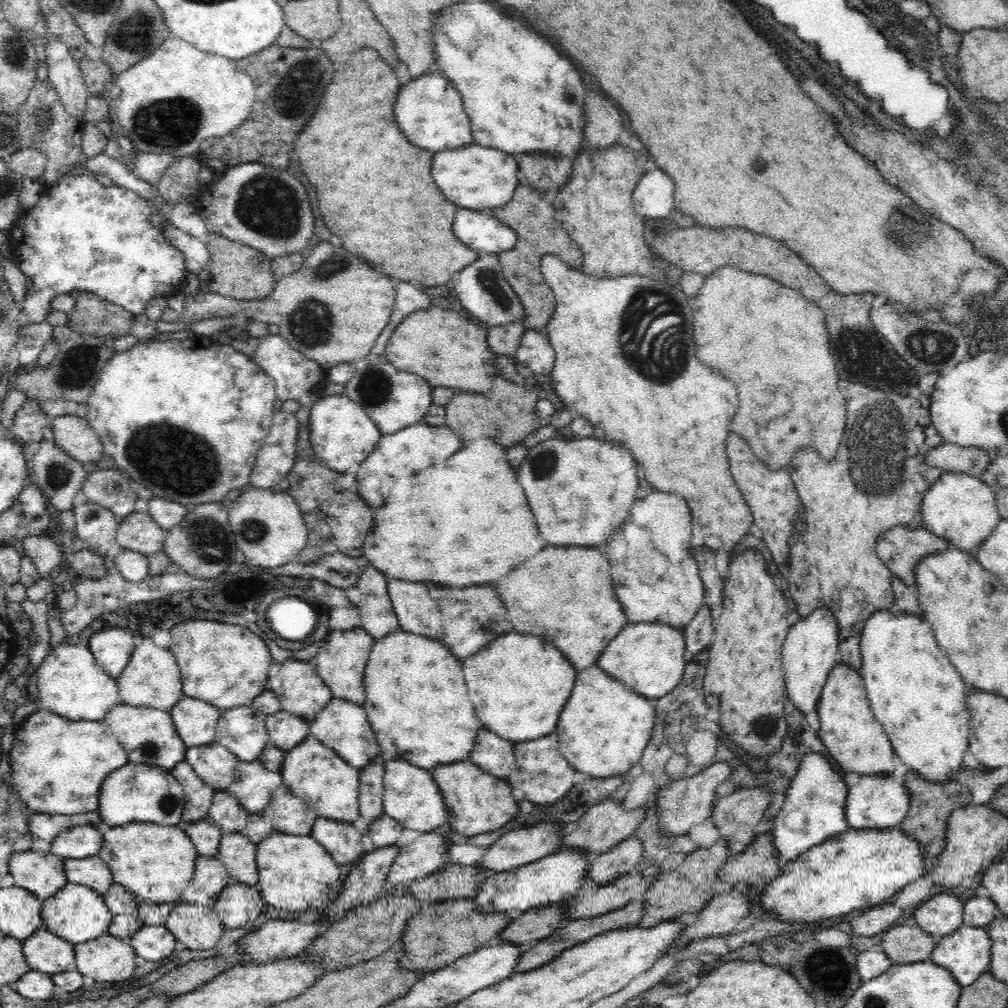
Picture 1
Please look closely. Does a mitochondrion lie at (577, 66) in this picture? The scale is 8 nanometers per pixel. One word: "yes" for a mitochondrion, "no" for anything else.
no

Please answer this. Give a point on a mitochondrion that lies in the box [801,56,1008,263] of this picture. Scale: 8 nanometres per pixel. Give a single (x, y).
(908, 233)

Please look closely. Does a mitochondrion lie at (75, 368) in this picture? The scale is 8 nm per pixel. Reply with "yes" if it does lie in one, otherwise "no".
yes

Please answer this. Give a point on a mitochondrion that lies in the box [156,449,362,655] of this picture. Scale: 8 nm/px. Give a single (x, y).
(207, 537)

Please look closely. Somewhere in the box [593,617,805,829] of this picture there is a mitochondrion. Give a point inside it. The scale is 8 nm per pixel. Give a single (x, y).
(764, 726)

